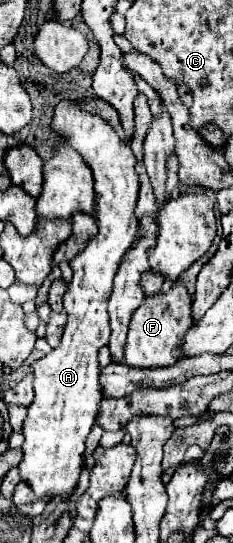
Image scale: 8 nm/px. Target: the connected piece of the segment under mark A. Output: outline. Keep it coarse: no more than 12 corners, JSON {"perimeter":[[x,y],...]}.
{"perimeter":[[74,102],[52,130],[94,172],[98,234],[34,364],[20,476],[70,494],[102,400],[112,280],[138,232],[136,158]]}

